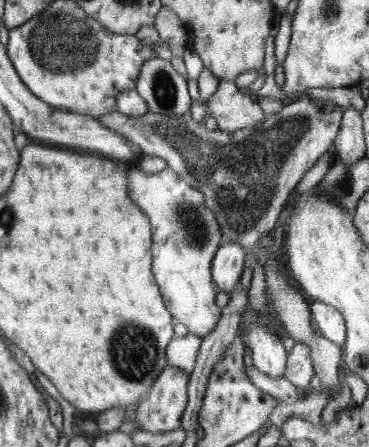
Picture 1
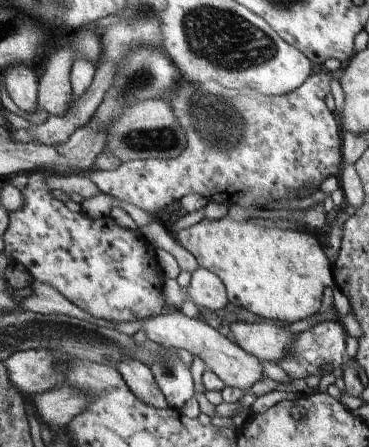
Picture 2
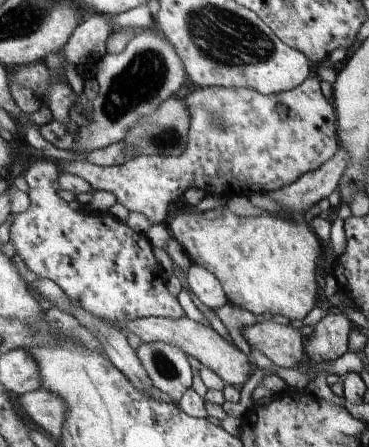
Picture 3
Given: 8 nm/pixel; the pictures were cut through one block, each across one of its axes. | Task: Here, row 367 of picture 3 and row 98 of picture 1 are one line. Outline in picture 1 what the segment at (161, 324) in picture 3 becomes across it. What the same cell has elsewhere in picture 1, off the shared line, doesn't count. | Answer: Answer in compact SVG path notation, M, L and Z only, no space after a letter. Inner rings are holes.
M219 80L217 90L201 104L205 106L207 116L217 120L217 130L221 132L233 132L237 128L255 126L263 120L255 96L249 96L239 90L237 82Z

